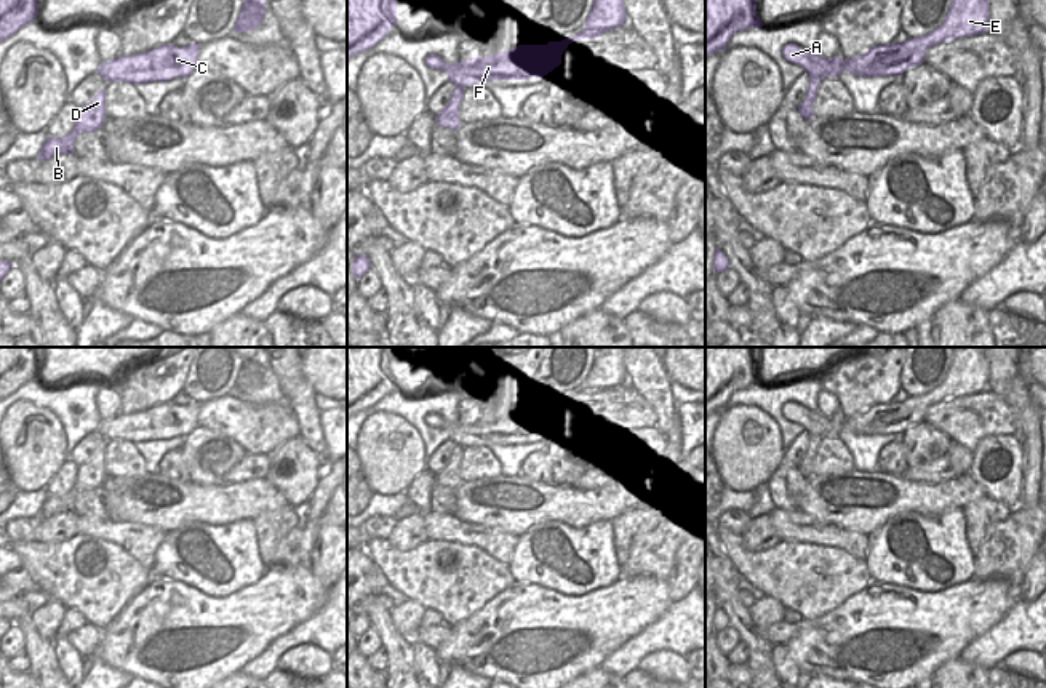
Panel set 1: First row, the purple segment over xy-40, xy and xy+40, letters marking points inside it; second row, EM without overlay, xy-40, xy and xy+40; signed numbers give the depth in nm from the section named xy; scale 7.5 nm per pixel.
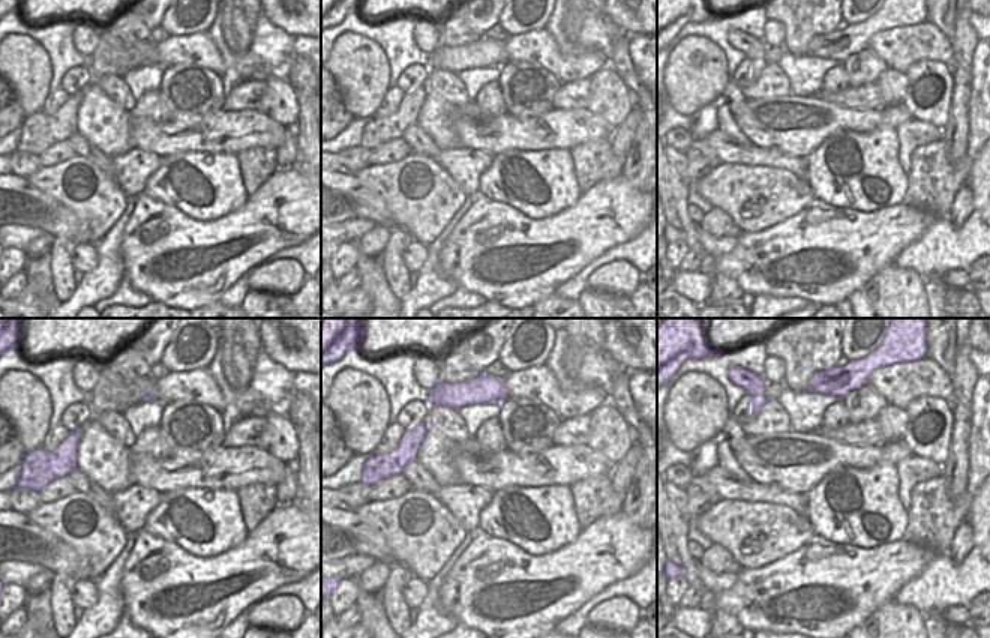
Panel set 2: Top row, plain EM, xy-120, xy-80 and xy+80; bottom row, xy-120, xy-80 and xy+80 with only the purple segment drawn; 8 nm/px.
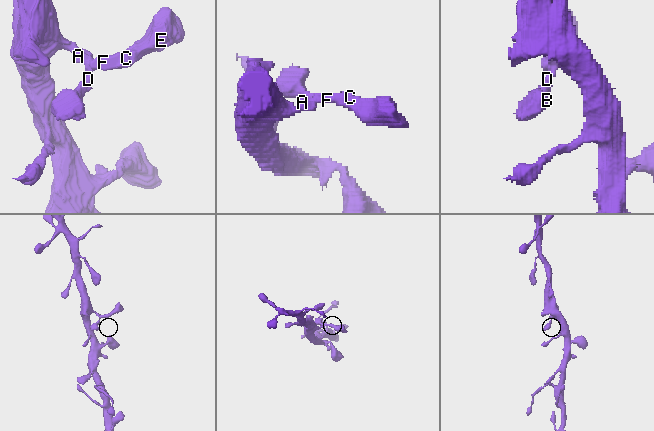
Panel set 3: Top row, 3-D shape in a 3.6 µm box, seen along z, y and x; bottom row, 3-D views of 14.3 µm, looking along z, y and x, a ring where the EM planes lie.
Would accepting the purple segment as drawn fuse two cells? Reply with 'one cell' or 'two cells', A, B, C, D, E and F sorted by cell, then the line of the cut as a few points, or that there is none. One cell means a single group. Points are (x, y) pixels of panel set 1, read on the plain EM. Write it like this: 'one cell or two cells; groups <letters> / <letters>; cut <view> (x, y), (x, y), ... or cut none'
one cell; groups A B C D E F; cut none

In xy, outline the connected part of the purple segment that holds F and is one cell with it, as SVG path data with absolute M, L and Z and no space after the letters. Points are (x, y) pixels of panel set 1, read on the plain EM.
M603 347L593 354L593 365L585 386L571 397L549 400L547 403L518 403L491 414L459 418L457 422L446 422L440 414L429 413L425 416L427 424L445 429L448 440L454 442L448 464L435 478L440 485L456 490L464 482L459 478L459 466L465 445L477 440L542 437L561 422L561 413L569 402L581 397L598 397L606 389L617 387L627 379L622 347Z

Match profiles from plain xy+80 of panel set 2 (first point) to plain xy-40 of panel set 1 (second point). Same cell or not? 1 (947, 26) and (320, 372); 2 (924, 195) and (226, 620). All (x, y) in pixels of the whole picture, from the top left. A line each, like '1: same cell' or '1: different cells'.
1: different cells
2: different cells

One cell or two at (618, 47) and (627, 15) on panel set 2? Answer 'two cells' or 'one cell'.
two cells

